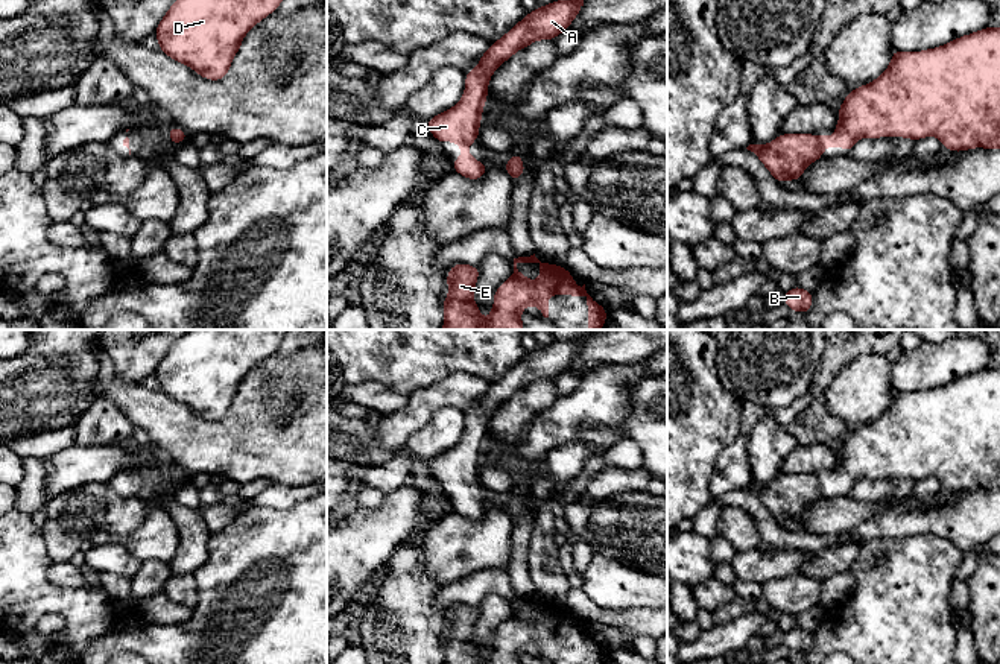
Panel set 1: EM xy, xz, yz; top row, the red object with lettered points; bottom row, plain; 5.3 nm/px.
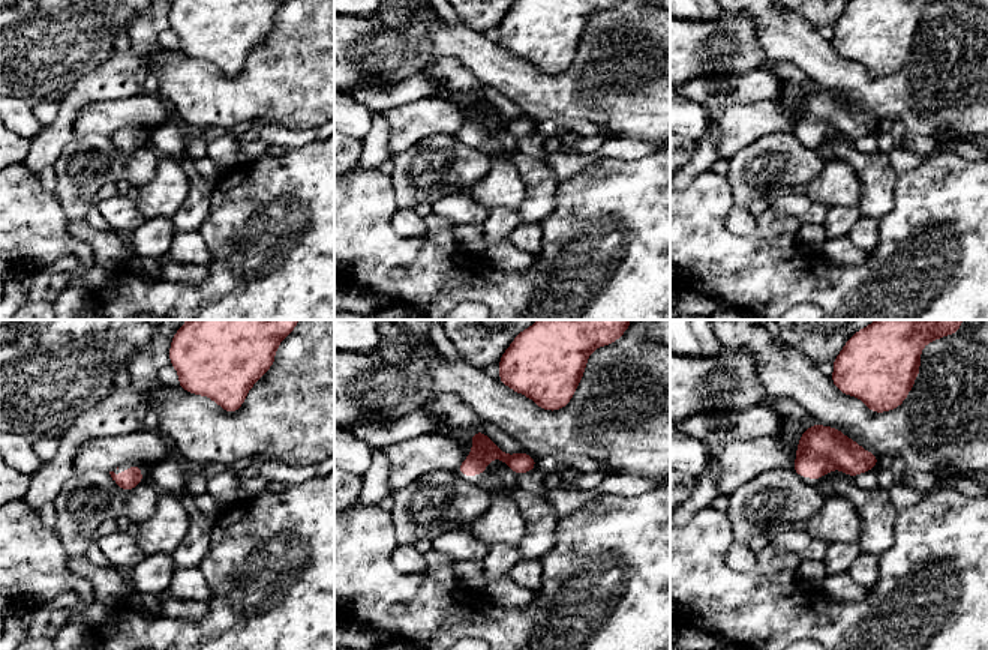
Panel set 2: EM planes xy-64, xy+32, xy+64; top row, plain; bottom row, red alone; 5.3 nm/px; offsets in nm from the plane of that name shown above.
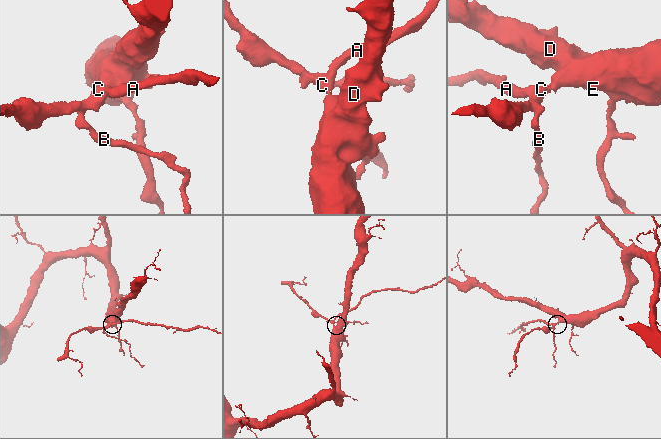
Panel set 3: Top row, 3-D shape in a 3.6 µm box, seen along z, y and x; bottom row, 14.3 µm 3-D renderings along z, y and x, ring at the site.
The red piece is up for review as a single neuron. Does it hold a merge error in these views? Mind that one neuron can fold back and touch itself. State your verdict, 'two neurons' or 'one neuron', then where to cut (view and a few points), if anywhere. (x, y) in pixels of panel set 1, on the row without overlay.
one neuron; cut none

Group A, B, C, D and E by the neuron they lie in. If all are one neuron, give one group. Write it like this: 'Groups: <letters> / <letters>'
Groups: A B C D E

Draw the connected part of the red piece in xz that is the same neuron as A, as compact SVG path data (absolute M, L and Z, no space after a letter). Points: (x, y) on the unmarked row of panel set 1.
M585 334L573 340L555 340L529 353L506 375L489 386L473 412L465 413L465 432L459 444L426 462L439 483L457 483L464 492L462 497L451 501L456 514L477 521L489 509L470 495L468 486L479 480L488 424L495 409L533 381L555 380L565 372L584 346L584 339Z

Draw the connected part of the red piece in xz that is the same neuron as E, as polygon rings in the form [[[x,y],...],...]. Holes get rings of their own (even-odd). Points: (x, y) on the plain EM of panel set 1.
[[[535,594],[530,597],[514,599],[512,615],[497,628],[494,632],[494,646],[488,659],[483,659],[479,652],[480,647],[474,643],[474,628],[480,612],[477,606],[468,606],[465,603],[456,603],[447,614],[448,637],[442,643],[445,653],[444,664],[523,664],[521,650],[533,644],[544,658],[549,658],[549,635],[570,635],[570,637],[585,637],[588,646],[588,664],[603,664],[606,662],[606,650],[597,644],[585,631],[585,624],[578,628],[574,624],[573,615],[562,606],[541,603]],[[518,603],[538,603],[541,617],[536,621],[526,618],[518,609]]]

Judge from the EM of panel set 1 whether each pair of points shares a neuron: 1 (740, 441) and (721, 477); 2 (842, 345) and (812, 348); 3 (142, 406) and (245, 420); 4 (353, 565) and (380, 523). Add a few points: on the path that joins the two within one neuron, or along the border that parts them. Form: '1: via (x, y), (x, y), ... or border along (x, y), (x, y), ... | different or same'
1: via (737, 450), (734, 464), (730, 468) | same
2: border along (824, 345), (821, 362), (810, 380) | different
3: via (167, 423), (178, 430), (219, 430) | same
4: via (353, 555), (371, 534) | same

